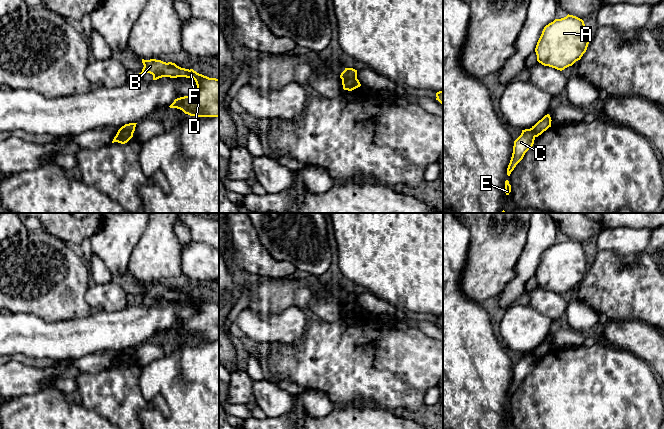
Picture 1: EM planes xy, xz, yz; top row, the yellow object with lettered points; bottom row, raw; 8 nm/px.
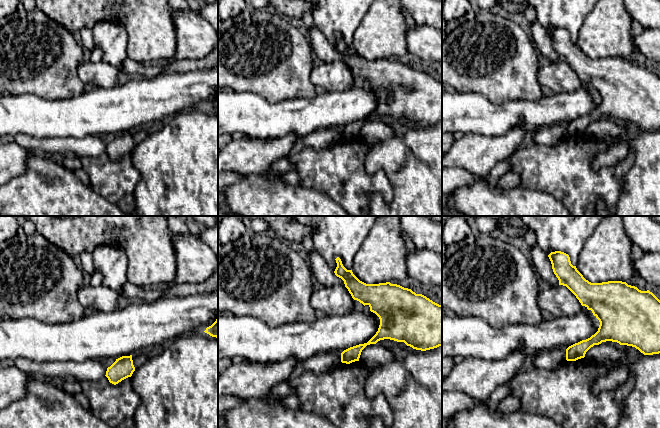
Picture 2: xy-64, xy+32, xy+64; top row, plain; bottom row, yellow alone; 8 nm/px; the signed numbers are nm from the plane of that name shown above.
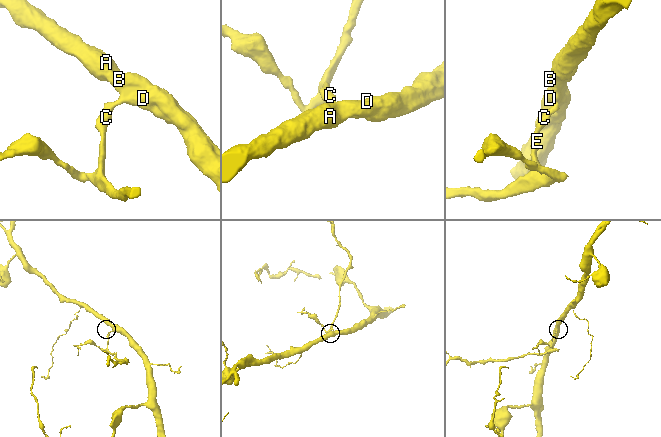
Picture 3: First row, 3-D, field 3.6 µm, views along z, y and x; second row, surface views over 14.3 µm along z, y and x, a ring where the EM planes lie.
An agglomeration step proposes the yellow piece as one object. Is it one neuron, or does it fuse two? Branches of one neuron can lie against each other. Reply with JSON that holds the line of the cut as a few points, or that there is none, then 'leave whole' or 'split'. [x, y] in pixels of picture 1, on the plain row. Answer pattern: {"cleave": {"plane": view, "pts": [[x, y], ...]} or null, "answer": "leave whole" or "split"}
{"cleave": {"plane": "xy", "pts": [[118, 354], [132, 358]]}, "answer": "split"}

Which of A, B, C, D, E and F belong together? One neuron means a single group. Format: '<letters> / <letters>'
A B D F / C E

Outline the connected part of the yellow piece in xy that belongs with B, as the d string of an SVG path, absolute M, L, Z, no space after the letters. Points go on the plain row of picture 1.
M142 283L142 287L144 291L139 298L150 297L153 299L153 304L162 301L186 301L195 304L196 314L188 320L175 323L170 332L180 333L190 340L219 341L219 303L209 302L193 293L181 292L172 286Z

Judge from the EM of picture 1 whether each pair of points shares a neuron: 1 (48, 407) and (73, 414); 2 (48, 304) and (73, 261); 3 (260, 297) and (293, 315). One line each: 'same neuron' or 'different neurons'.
1: same neuron
2: same neuron
3: different neurons

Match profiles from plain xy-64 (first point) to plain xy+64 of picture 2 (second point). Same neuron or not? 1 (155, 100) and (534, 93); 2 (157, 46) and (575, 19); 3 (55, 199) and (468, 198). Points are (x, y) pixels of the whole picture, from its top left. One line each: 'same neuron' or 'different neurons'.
1: different neurons
2: different neurons
3: same neuron

